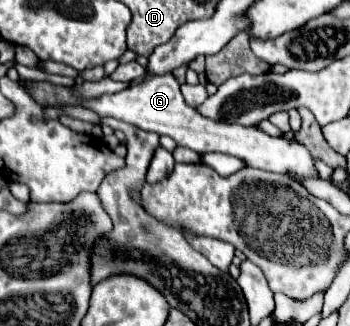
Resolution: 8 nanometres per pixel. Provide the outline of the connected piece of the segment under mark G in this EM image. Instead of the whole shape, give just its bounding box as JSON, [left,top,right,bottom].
[81,73,319,179]

